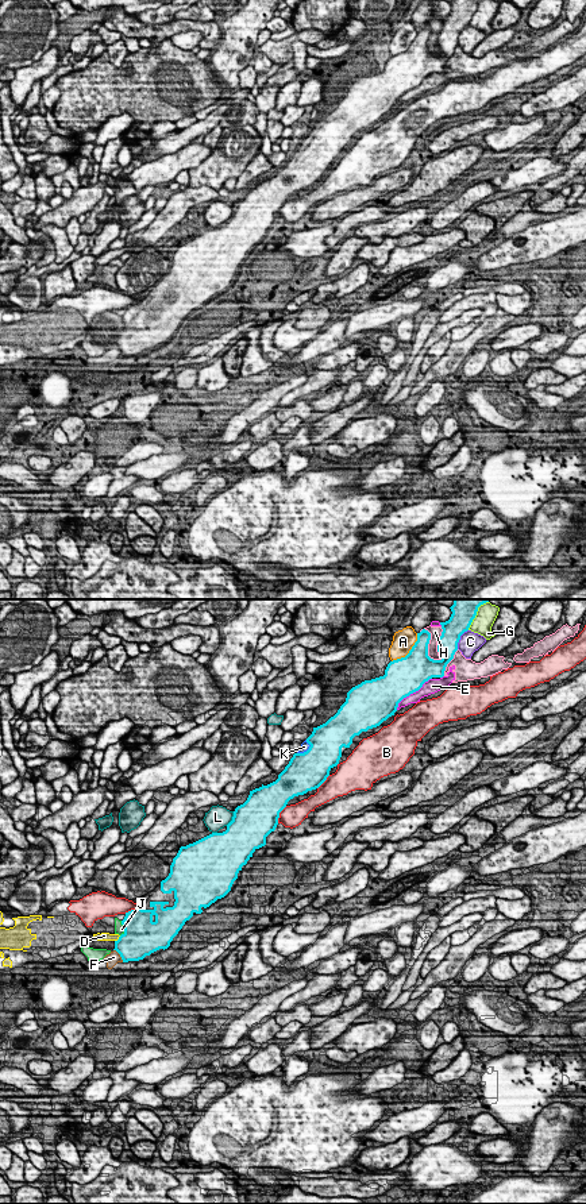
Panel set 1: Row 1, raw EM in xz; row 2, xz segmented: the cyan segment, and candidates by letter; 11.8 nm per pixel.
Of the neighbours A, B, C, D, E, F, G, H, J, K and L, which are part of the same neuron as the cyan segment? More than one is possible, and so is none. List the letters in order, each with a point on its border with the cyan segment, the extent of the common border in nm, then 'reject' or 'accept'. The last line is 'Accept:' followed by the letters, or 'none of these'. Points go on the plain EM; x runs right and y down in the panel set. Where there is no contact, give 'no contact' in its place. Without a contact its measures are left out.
A: meets cyan in xz at (409, 46); contact 460 nm long; reject
B: meets cyan in xz at (278, 209); contact 240 nm long; reject
C: meets cyan in xz at (459, 34); contact 280 nm long; reject
D: meets cyan in xz at (119, 334); contact 110 nm long; reject
E: meets cyan in xz at (412, 88); contact 550 nm long; reject
F: meets cyan in xz at (120, 351); contact 200 nm long; reject
G: meets cyan in xz at (474, 12); contact 340 nm long; reject
H: meets cyan in xz at (438, 41); contact 440 nm long; reject
J: meets cyan in xz at (124, 324); contact 190 nm long; reject
K: meets cyan in xz at (308, 145); contact 220 nm long; accept
L: meets cyan in xz at (232, 213); contact 200 nm long; reject
Accept: K

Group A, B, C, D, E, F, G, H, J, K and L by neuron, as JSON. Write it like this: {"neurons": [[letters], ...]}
{"neurons": [["A"], ["B", "D"], ["C"], ["E", "F", "H"], ["G"], ["J"], ["K"], ["L"]]}

